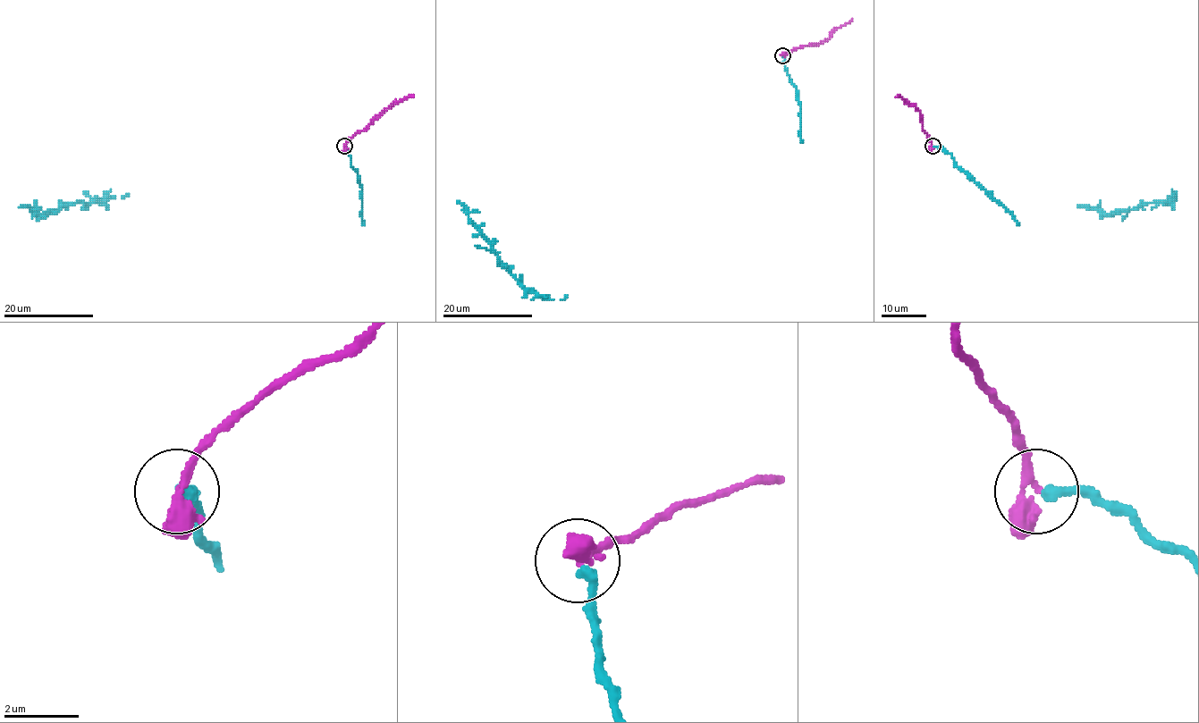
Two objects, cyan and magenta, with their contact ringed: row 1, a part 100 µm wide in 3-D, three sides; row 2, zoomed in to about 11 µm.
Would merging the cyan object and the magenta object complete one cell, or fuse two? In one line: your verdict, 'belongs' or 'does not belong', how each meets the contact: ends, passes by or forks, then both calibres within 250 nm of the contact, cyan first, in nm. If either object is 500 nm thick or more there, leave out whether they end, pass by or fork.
belongs; cyan ends there; magenta passes by; 280 nm thick on the cyan side, 320 nm on the other

